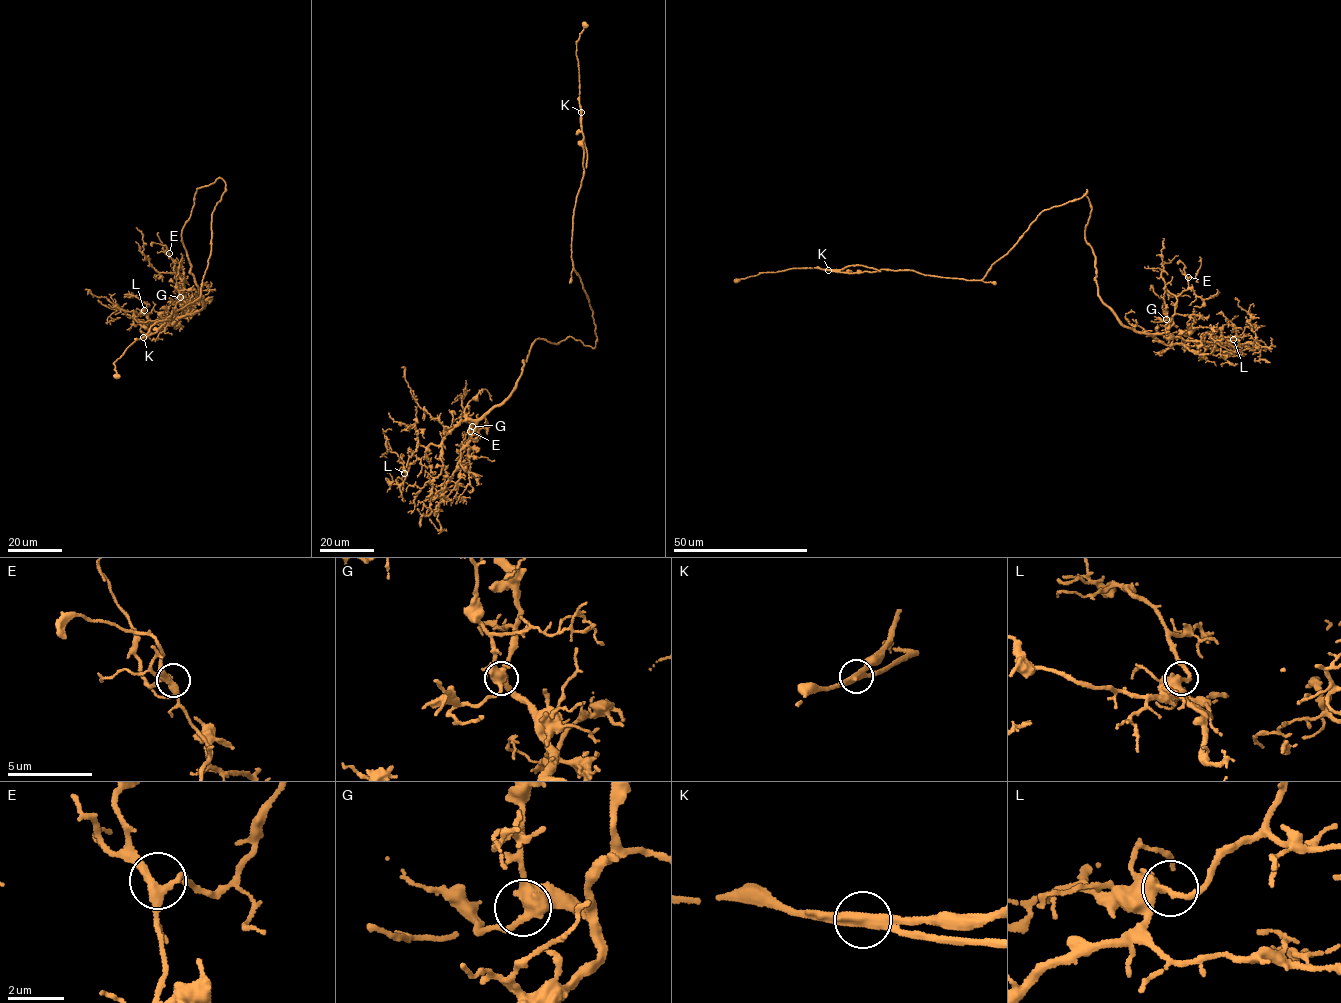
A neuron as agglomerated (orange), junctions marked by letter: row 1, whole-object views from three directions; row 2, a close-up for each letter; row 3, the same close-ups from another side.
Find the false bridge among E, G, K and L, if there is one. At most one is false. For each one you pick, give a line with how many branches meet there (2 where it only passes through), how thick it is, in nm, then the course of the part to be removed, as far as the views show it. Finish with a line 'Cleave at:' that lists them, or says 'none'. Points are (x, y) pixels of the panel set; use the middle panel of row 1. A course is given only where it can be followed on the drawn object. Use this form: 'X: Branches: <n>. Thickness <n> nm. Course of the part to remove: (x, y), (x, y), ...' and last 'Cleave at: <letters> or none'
K: Branches: 2. Thickness 380 nm. Course of the part to remove: (581, 112), (586, 168)
Cleave at: K

